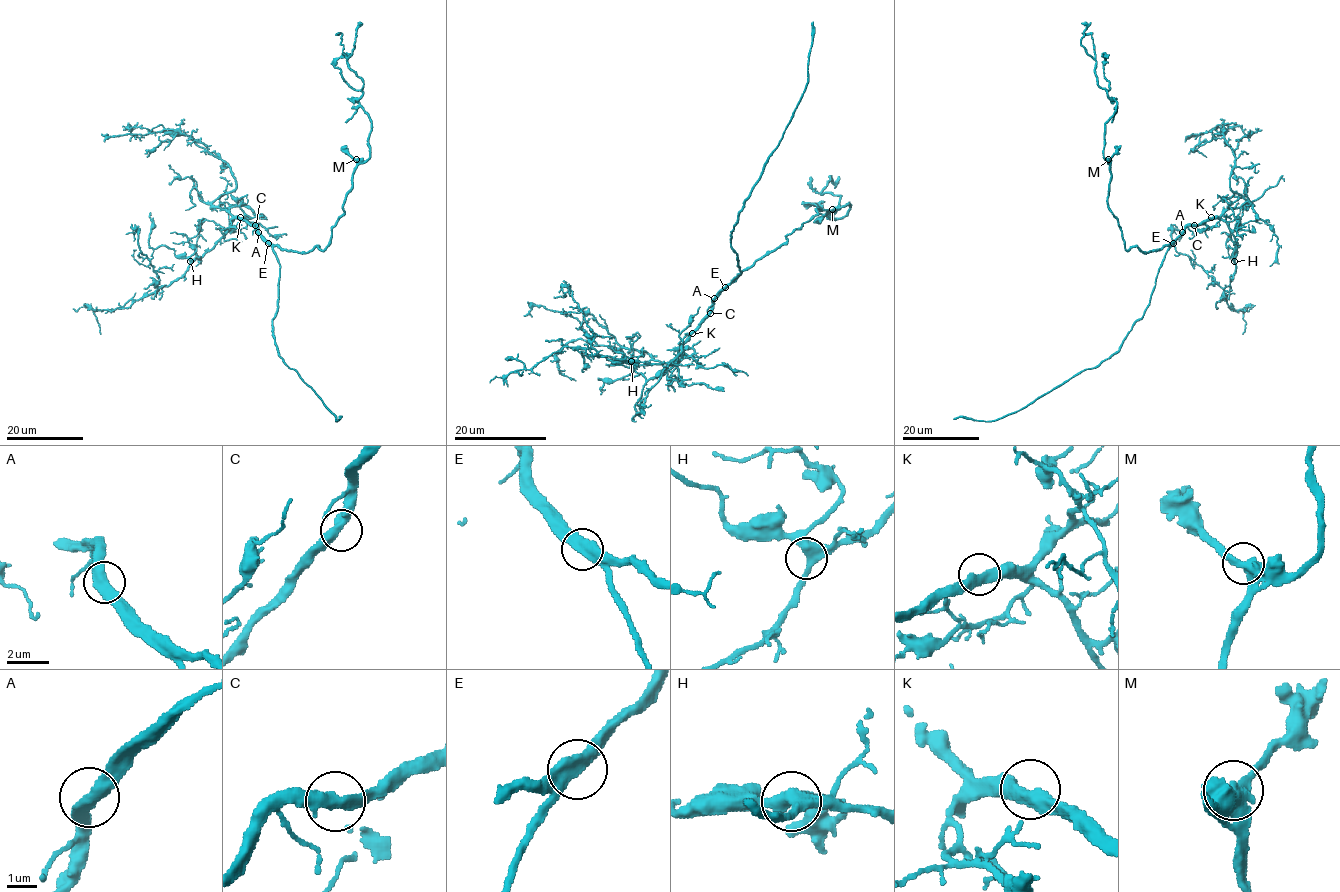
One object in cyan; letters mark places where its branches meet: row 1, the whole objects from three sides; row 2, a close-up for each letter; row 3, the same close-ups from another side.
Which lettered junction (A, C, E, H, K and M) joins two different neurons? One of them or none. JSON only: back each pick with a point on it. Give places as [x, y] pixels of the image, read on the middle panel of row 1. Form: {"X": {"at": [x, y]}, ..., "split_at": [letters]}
{"split_at": []}

